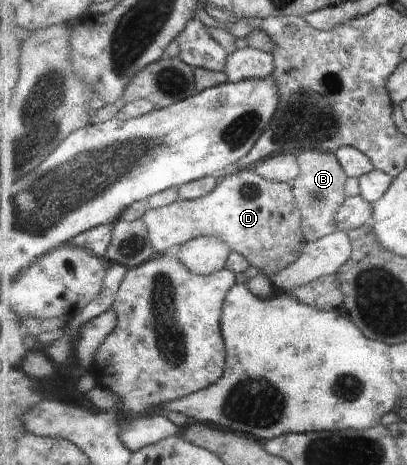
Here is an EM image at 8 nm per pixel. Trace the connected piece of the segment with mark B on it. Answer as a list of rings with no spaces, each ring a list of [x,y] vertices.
[[[306,150],[298,156],[301,160],[301,174],[292,186],[304,217],[306,237],[308,242],[313,242],[337,231],[336,216],[348,198],[346,183],[349,175],[341,159],[334,152]]]

